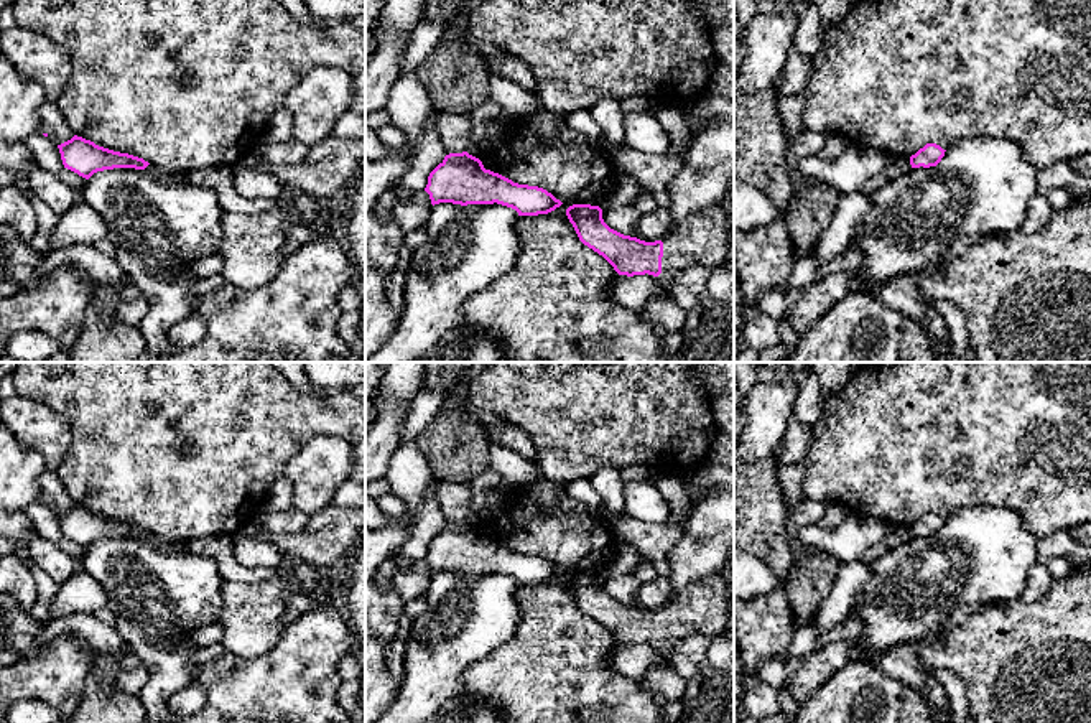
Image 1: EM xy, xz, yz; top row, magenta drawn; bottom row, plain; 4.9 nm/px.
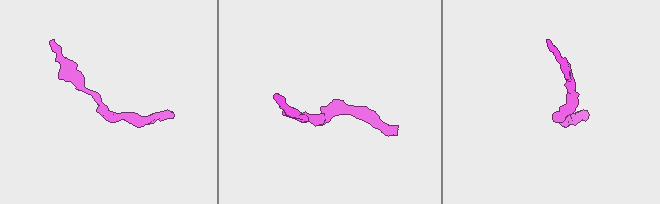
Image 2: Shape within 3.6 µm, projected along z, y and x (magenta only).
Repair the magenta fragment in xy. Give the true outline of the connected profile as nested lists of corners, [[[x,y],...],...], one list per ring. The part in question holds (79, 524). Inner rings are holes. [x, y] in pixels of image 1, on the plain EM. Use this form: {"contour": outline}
{"contour": [[[74,504],[58,514],[64,537],[89,548],[94,542],[114,537],[145,539],[150,532],[143,527],[114,520],[95,514],[91,509]]]}

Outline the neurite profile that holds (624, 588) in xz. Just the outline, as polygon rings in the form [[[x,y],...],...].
[[[620,575],[602,580],[602,588],[610,598],[630,606],[634,606],[640,586],[642,583],[635,575]]]

